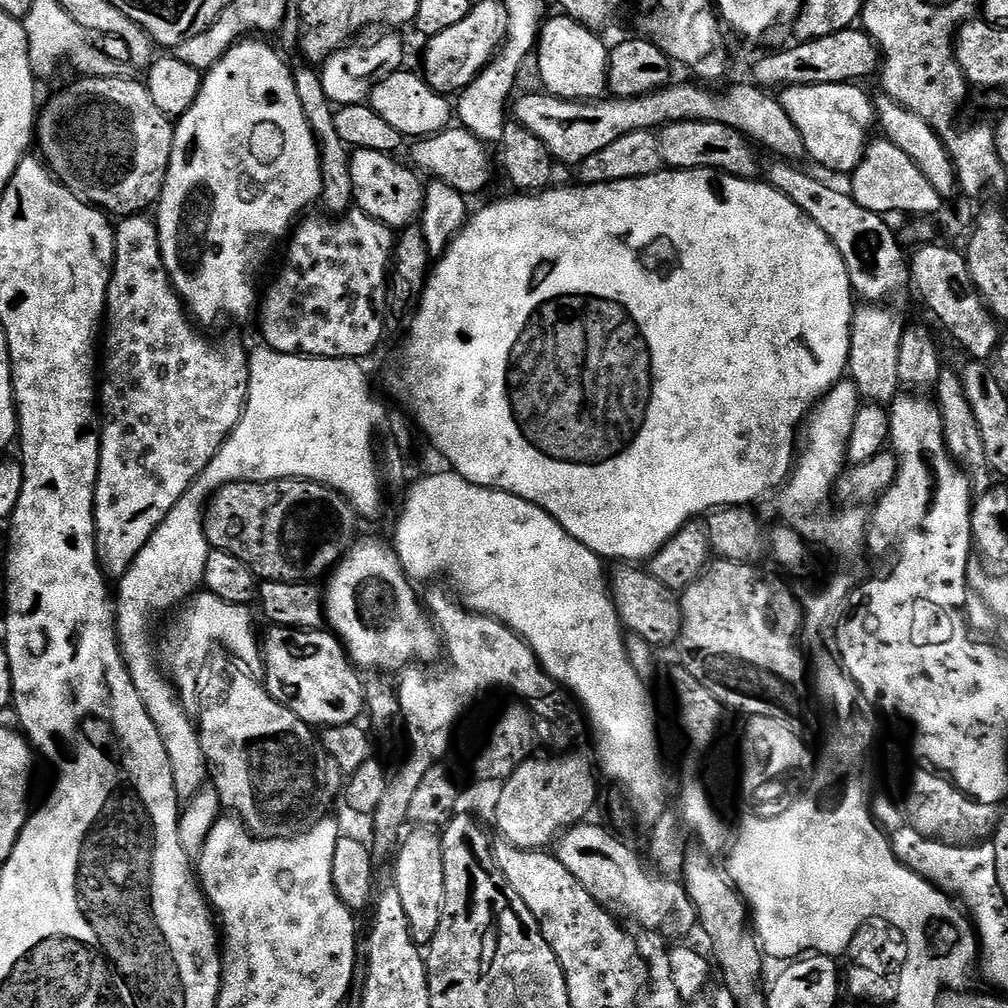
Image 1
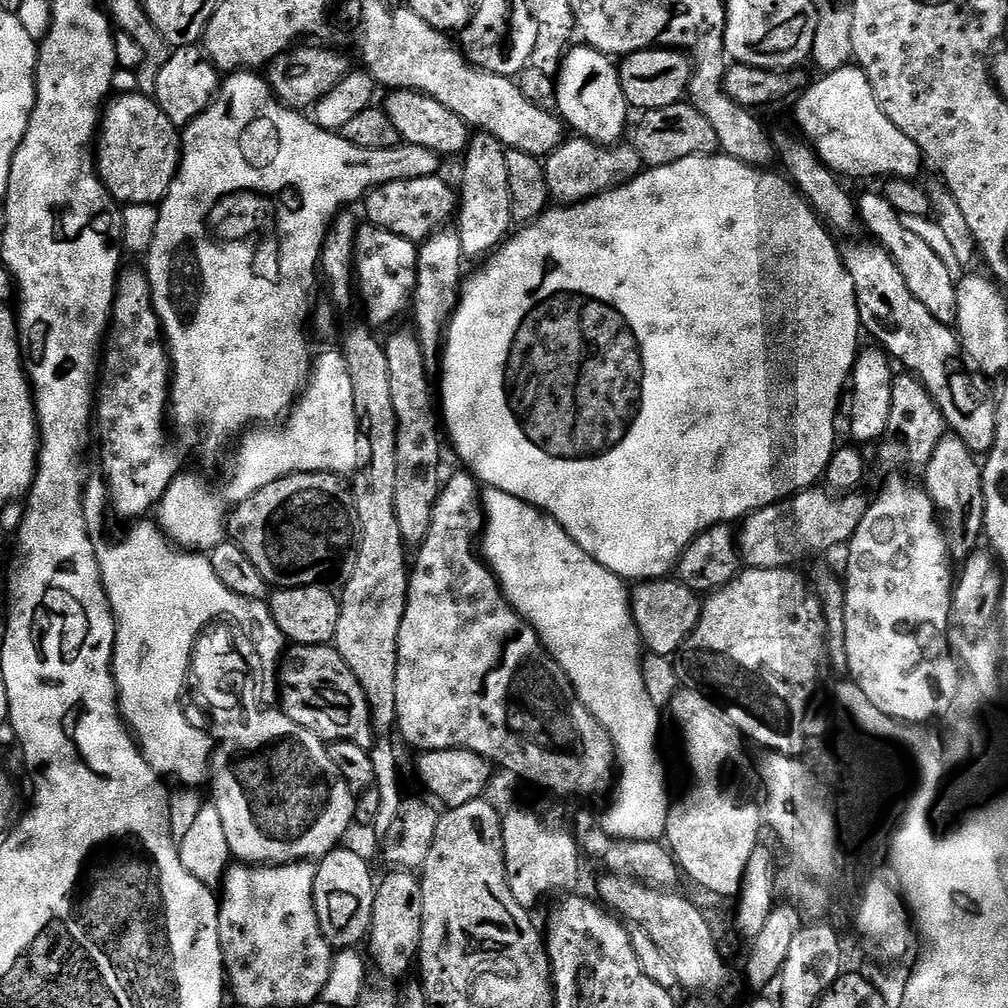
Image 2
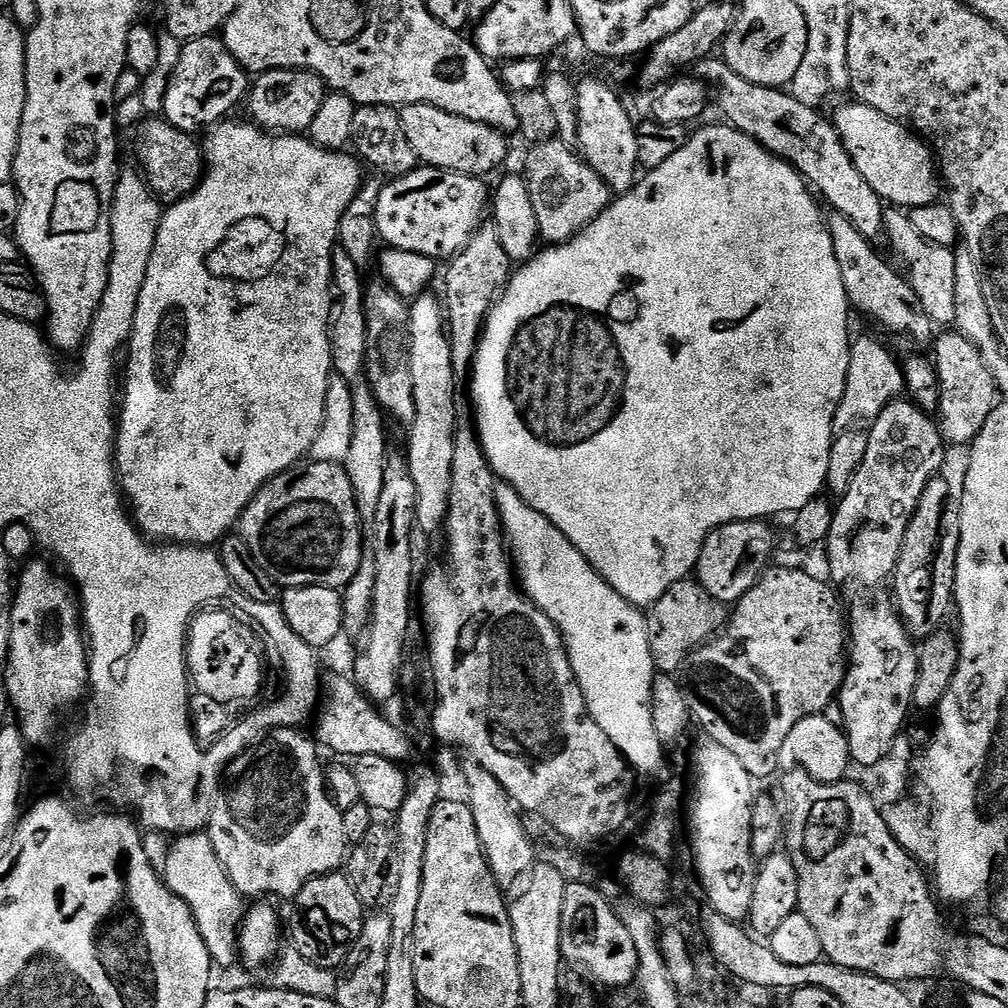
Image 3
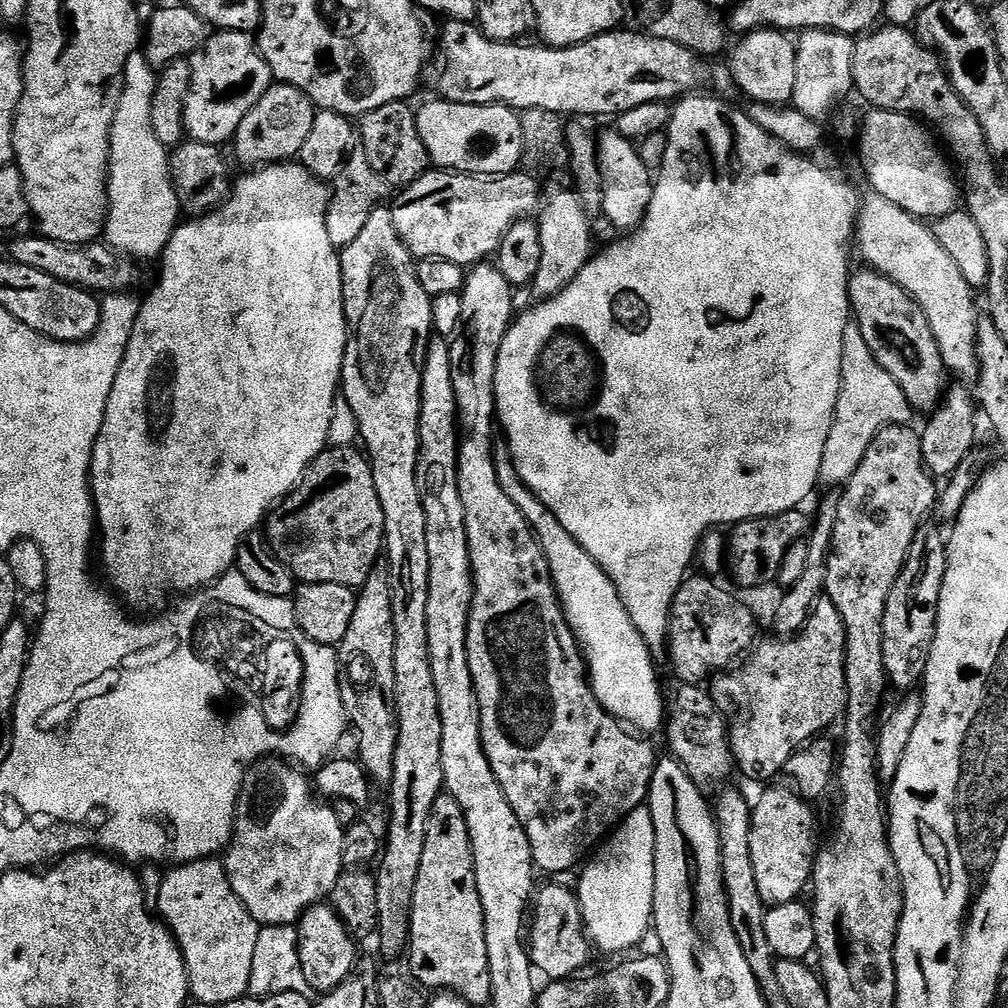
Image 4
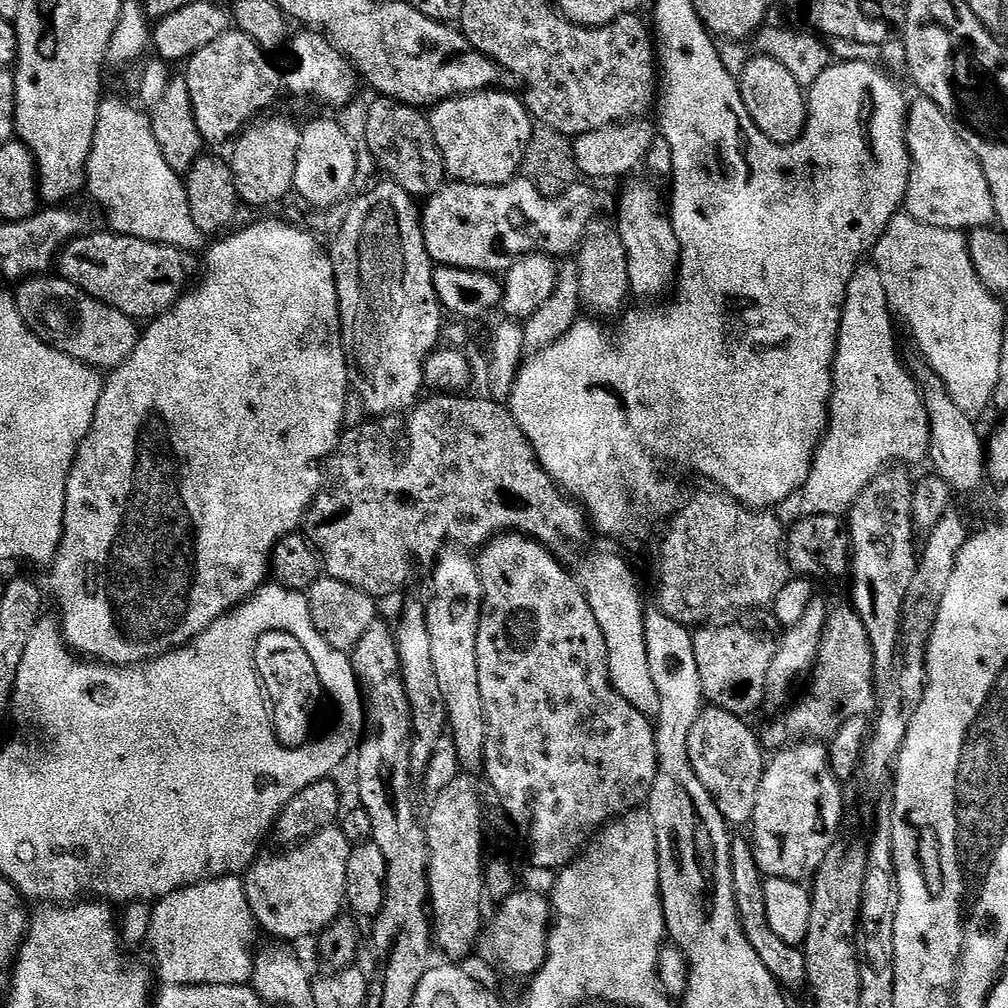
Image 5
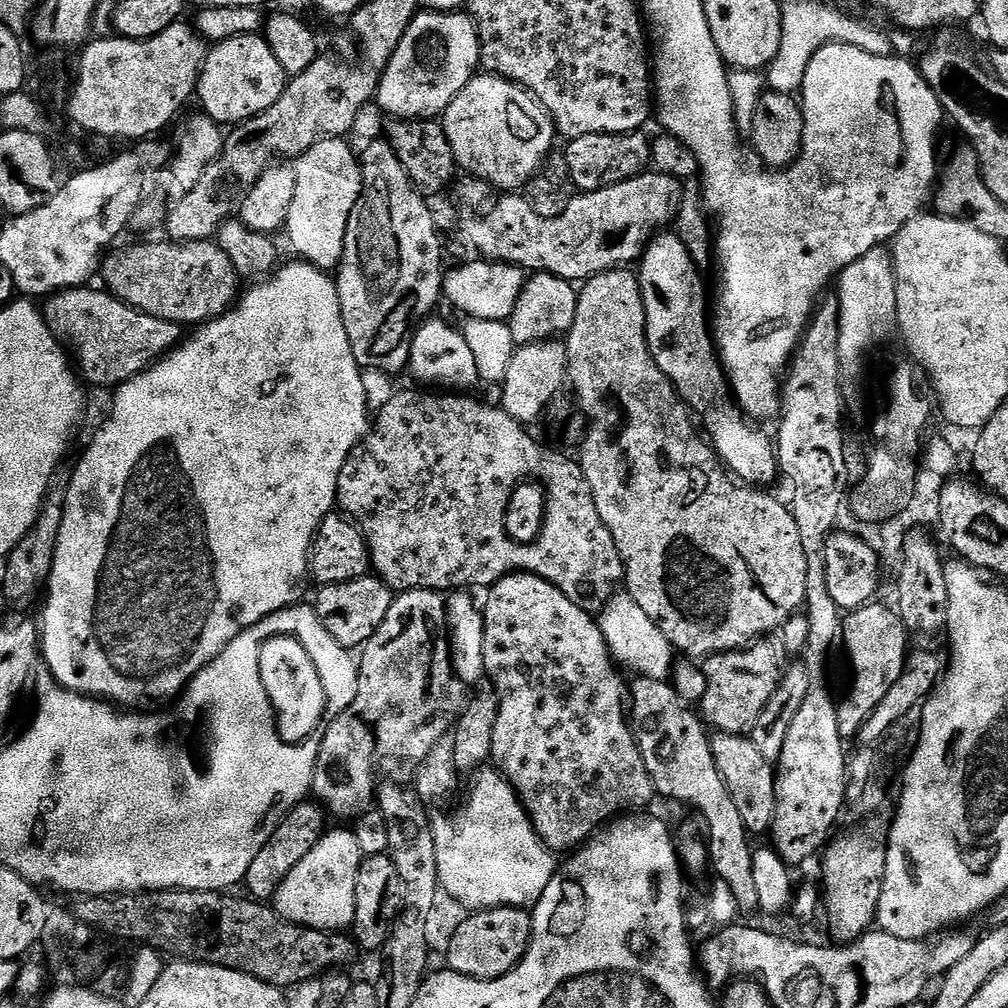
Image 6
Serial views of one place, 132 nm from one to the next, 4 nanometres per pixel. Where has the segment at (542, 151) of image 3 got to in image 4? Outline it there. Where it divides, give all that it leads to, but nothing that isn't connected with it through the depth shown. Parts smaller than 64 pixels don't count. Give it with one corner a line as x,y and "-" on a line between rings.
560,180
545,183
542,188
542,207
538,212
538,227
542,240
542,259
538,262
538,274
534,274
530,291
537,301
556,296
585,268
594,255
592,236
588,233
590,214
585,211
580,196
571,183

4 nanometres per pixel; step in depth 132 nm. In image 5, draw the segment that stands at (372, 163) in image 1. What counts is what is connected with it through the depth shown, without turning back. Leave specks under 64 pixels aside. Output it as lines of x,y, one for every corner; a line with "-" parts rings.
517,178
507,184
482,186
481,184
445,183
430,197
422,208
422,227
426,250
433,265
445,268
465,268
471,272
503,274
508,267
529,254
543,254
553,258
568,258
579,249
588,225
597,219
596,192
584,182
577,182
560,196
543,196
530,181

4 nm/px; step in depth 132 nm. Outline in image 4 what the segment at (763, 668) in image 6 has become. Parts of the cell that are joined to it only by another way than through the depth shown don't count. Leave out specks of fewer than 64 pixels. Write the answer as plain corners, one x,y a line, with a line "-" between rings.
689,575
674,598
666,649
666,656
672,659
677,681
697,686
703,685
704,679
707,681
731,669
741,657
751,653
758,640
756,616
735,596
737,593
719,588
712,581
715,579
707,575
699,575

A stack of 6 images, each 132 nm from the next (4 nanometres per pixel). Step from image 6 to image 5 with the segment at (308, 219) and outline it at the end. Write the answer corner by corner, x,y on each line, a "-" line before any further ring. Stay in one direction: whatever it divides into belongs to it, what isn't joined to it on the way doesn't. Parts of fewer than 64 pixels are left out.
336,118
312,120
303,125
298,146
298,162
292,183
295,195
300,195
313,209
339,205
344,195
357,183
355,146
346,136

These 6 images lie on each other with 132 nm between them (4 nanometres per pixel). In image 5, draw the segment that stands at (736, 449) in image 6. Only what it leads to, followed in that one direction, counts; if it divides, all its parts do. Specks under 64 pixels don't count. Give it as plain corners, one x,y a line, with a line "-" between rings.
629,179
624,193
620,196
620,224
618,231
622,242
626,246
628,255
628,286
633,297
641,296
641,301
656,302
659,296
664,296
673,291
678,280
680,271
680,243
678,234
674,234
674,226
670,215
669,205
666,203
666,196
663,191
655,188
647,179

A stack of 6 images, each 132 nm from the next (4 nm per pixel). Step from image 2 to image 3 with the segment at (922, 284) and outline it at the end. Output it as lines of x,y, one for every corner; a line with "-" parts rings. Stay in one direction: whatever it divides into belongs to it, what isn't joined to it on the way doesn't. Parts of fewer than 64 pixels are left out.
720,58
701,60
695,65
695,75
714,89
714,100
720,103
720,112
731,127
742,134
754,138
775,156
791,164
805,181
819,195
824,195
823,203
829,209
854,222
858,234
876,242
885,235
885,205
870,187
870,182
862,178
858,166
850,158
842,138
836,132
836,125
823,116
820,110
798,102
791,91
758,86
730,70
730,66

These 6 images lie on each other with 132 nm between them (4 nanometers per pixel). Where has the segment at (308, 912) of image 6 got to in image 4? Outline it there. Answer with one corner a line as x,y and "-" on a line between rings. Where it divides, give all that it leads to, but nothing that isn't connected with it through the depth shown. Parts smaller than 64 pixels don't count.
265,759
259,766
248,769
247,782
241,784
236,803
232,843
228,845
222,863
234,894
238,894
242,906
250,910
261,926
296,926
304,911
331,897
338,878
345,871
342,850
345,828
338,822
332,807
318,799
309,777
307,780
299,767
291,768
276,759

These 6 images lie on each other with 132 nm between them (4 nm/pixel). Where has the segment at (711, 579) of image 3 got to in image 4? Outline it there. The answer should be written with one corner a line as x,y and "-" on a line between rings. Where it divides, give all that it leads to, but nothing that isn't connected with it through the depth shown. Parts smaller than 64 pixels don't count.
804,510
743,520
735,525
726,536
726,568
729,573
732,571
732,580
737,584
735,587
740,589
760,588
763,584
775,585
782,562
786,558
786,550
790,550
794,542
805,539
809,532
810,516

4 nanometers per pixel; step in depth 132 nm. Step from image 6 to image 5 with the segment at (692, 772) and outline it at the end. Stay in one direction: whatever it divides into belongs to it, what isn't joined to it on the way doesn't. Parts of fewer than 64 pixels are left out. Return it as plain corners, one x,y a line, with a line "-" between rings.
733,839
732,881
734,882
734,902
738,906
738,918
742,930
746,934
750,946
754,946
758,958
762,958
762,966
766,966
766,970
770,970
770,974
780,984
781,988
791,990
791,988
805,987
808,984
808,974
803,951
795,944
782,942
782,938
778,938
778,934
774,934
767,918
765,879
766,877
761,872
752,853
751,843
747,839

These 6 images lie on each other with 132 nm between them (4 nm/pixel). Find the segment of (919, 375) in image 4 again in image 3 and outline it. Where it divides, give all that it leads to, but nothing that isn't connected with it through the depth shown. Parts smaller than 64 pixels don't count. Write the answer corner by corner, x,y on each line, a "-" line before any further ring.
829,211
826,216
828,233
832,239
834,246
834,258
838,258
838,270
842,270
842,286
846,286
846,294
848,295
849,305
853,309
856,308
864,316
869,316
874,323
880,328
885,328
890,335
896,336
896,340
904,348
912,348
908,350
924,350
924,347
931,345
934,340
934,325
932,320
922,310
922,306
918,302
918,298
914,294
911,284
903,275
900,276
876,253
877,245
873,241
868,240
862,234
858,234
858,230
854,227
854,222
850,222
850,218
846,218
842,214

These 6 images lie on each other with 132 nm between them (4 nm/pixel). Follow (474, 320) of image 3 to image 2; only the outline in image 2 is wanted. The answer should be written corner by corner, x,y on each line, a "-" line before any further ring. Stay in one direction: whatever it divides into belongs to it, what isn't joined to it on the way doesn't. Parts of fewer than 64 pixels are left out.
477,131
469,139
463,153
464,173
458,188
458,215
454,220
456,233
462,238
462,250
469,261
483,261
492,255
514,228
510,199
510,174
506,167
509,149
489,132

